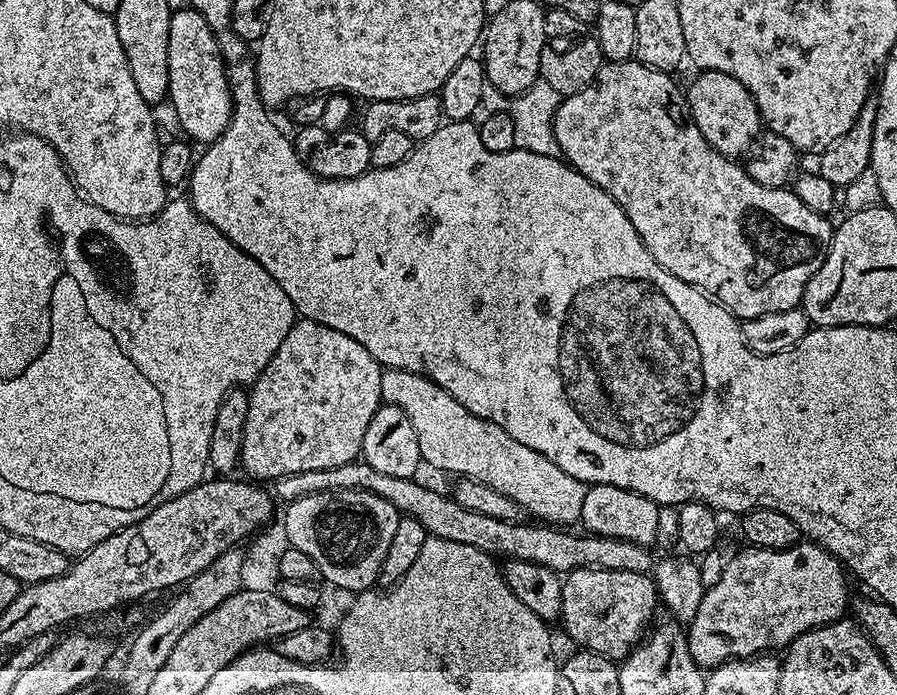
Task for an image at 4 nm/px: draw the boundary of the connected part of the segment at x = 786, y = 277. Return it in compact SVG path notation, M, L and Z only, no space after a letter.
M635 58L612 63L605 62L598 70L594 82L590 82L590 86L586 86L586 90L578 90L578 94L561 99L552 123L554 138L558 138L560 156L576 171L582 173L586 179L594 182L594 186L598 186L603 192L610 194L610 198L614 198L614 202L618 202L618 206L626 214L626 218L630 218L634 230L642 238L646 250L650 250L650 254L654 254L658 266L662 266L667 272L674 274L674 278L694 286L704 295L711 296L715 303L722 305L737 320L743 322L750 318L758 318L758 314L774 314L774 310L801 307L804 291L810 278L814 278L818 266L822 266L822 262L830 250L834 231L833 221L828 216L814 214L814 210L810 210L797 198L795 191L788 188L758 186L758 182L754 182L754 178L750 178L741 165L740 168L736 165L739 163L735 159L723 156L721 152L711 148L706 142L706 138L702 138L702 130L698 130L698 126L693 124L692 118L688 114L688 102L681 85L679 88L671 80L672 78L669 73L646 66Z

